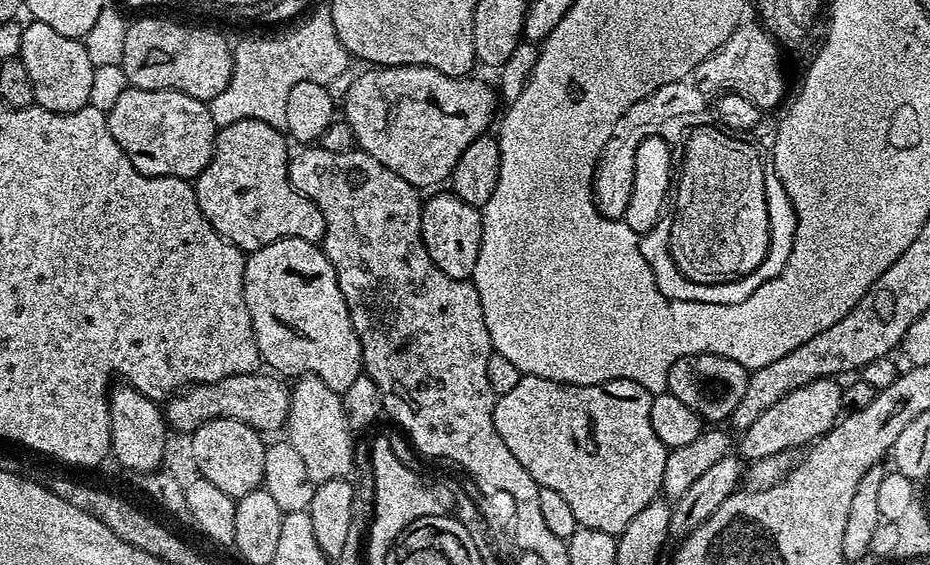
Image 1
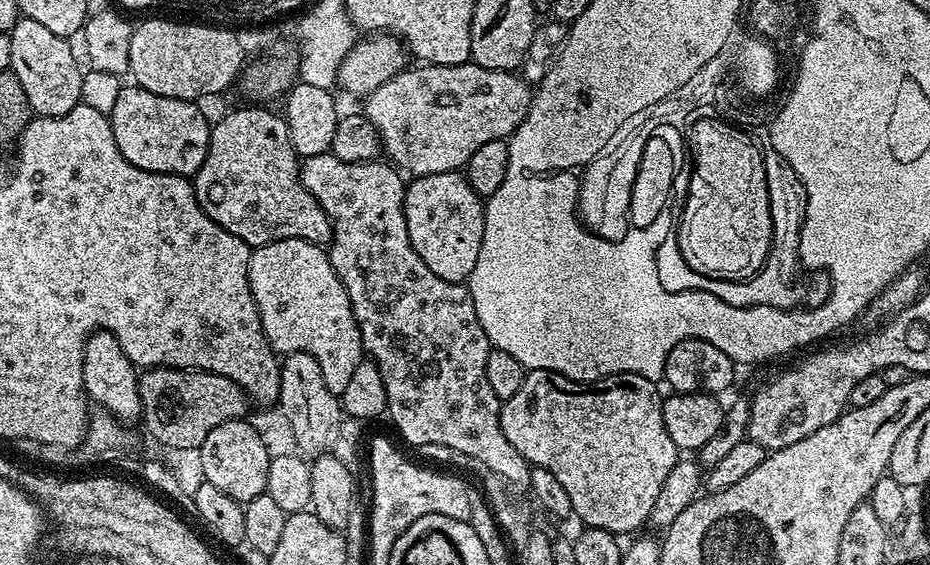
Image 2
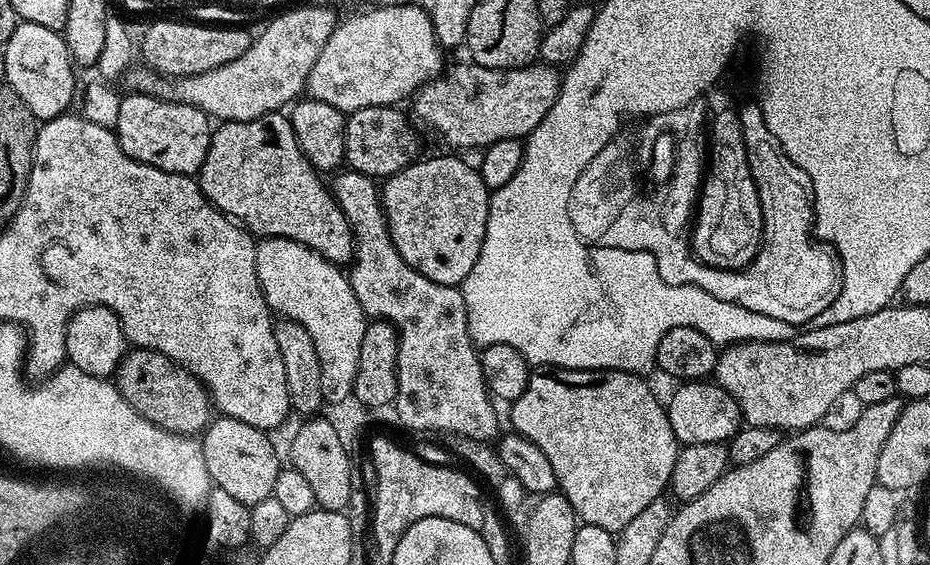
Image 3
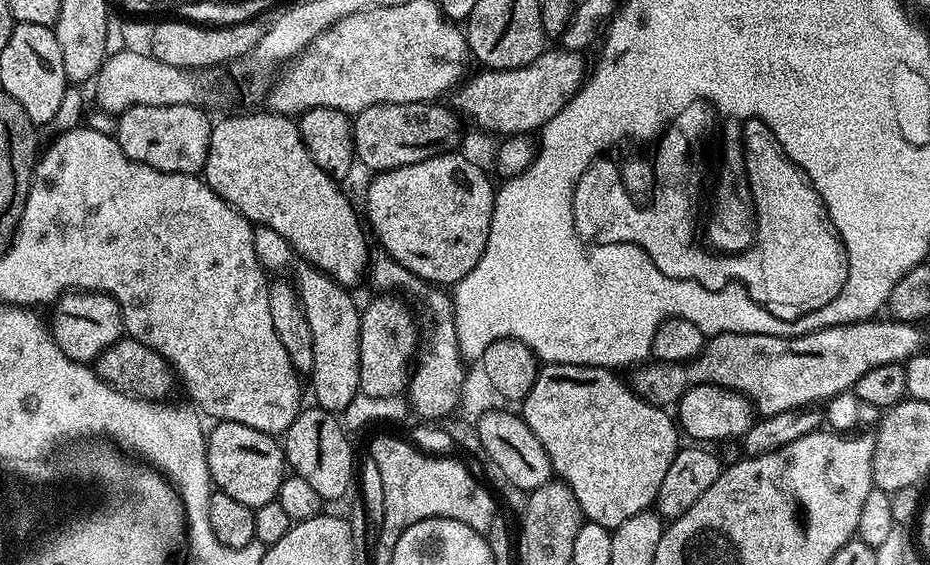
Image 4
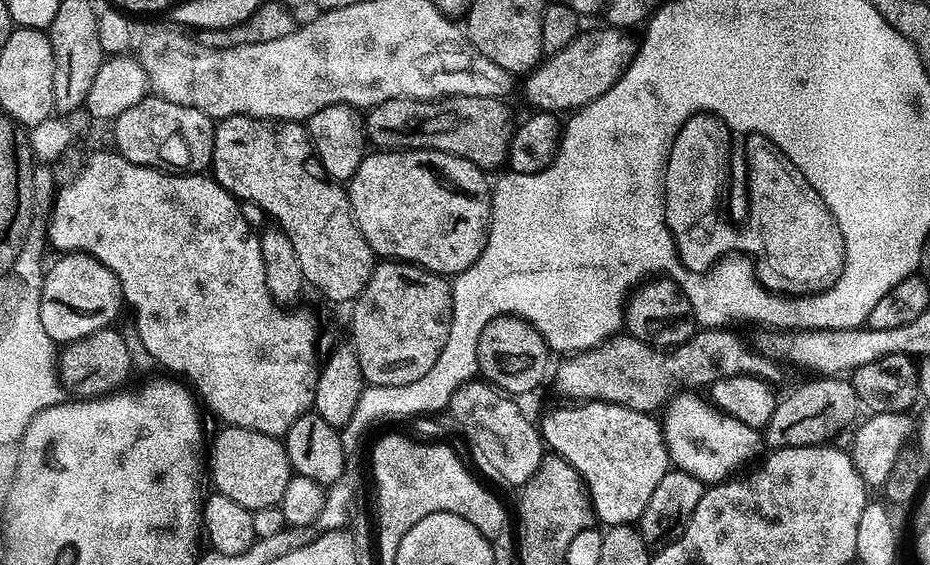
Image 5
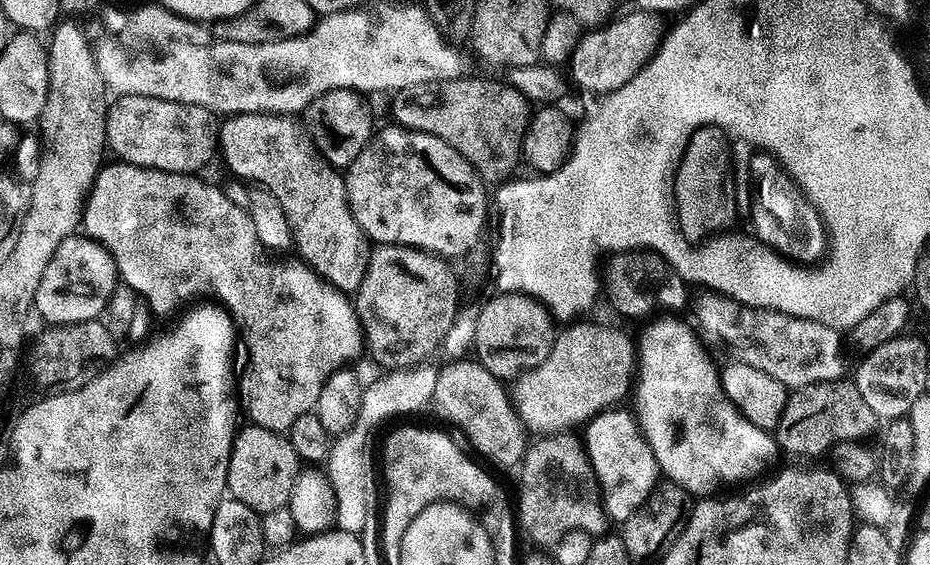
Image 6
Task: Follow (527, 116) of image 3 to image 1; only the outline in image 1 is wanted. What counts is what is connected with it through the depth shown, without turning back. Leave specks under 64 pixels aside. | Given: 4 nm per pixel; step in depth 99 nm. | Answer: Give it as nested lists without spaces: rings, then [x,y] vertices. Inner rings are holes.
[[[398,64],[395,66],[372,66],[367,69],[369,72],[364,72],[360,77],[357,78],[356,81],[353,82],[352,85],[349,86],[348,89],[344,92],[344,104],[342,100],[342,118],[345,122],[348,123],[348,128],[352,131],[353,141],[358,145],[359,151],[365,152],[366,154],[370,154],[370,158],[378,158],[378,162],[382,162],[382,166],[386,166],[386,170],[394,170],[394,174],[398,174],[398,178],[406,178],[406,182],[410,182],[413,184],[418,190],[425,190],[424,188],[432,188],[435,189],[437,186],[435,184],[440,184],[449,179],[452,175],[452,171],[454,170],[454,166],[458,162],[458,158],[462,158],[462,150],[466,150],[466,146],[470,146],[470,142],[474,142],[474,138],[478,138],[479,136],[485,135],[489,131],[488,128],[492,124],[492,115],[496,112],[496,104],[498,105],[498,96],[494,91],[493,85],[492,88],[488,84],[483,84],[480,80],[472,80],[473,78],[461,78],[458,76],[447,76],[446,74],[442,74],[438,70],[434,70],[433,68],[423,68],[422,66],[418,66],[417,64]]]

